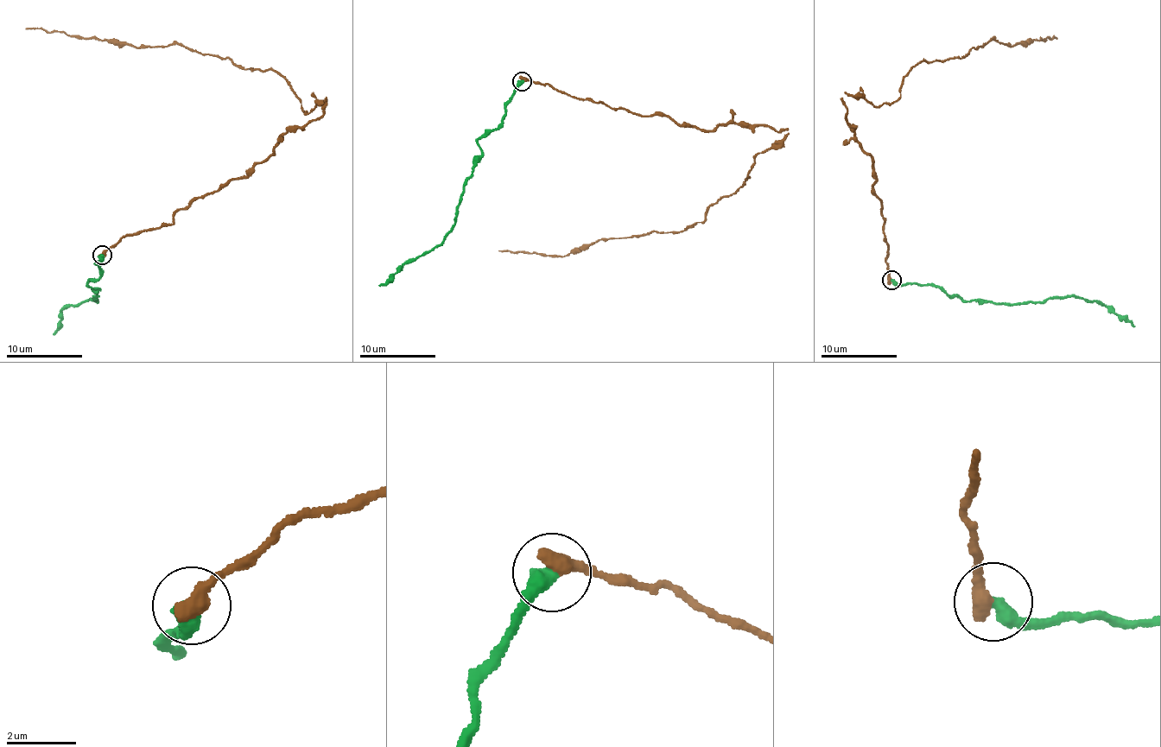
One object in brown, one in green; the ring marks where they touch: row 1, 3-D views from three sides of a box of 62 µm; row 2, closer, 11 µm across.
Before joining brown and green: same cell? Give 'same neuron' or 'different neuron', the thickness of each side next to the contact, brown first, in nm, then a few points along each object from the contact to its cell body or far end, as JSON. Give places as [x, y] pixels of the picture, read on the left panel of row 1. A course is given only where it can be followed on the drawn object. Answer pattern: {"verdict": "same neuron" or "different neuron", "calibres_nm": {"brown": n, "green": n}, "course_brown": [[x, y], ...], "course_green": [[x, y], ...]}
{"verdict": "different neuron", "calibres_nm": {"brown": 500, "green": 480}, "course_brown": [[101, 255], [247, 175], [326, 99], [307, 114], [271, 69], [181, 45], [137, 48], [25, 28]], "course_green": [[101, 255], [97, 263], [102, 272], [88, 285], [99, 290], [94, 297], [99, 300], [63, 307], [53, 335]]}

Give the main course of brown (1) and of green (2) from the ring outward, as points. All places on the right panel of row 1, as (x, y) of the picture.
1: (891, 280), (875, 179), (842, 98), (890, 104), (923, 60), (962, 58), (989, 40), (1011, 47), (1057, 38)
2: (891, 280), (902, 283), (929, 283), (963, 300), (1011, 303), (1075, 297), (1103, 303), (1134, 327)

